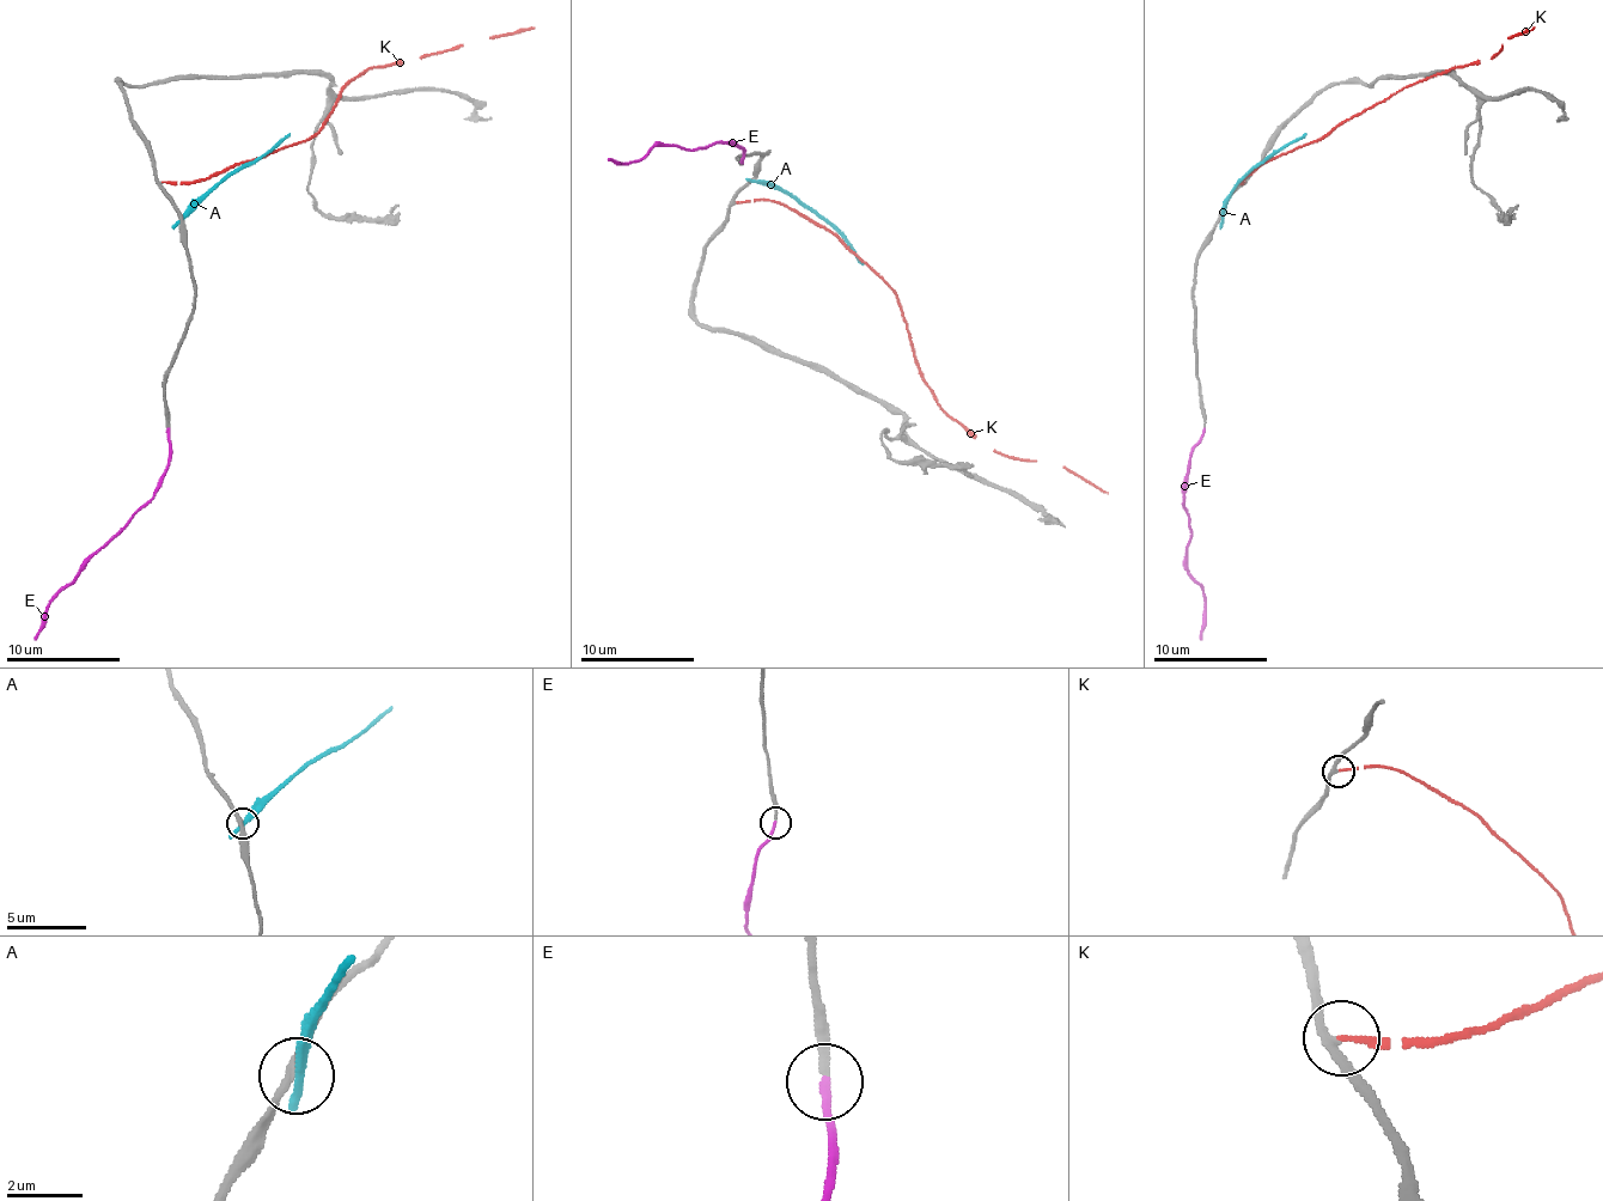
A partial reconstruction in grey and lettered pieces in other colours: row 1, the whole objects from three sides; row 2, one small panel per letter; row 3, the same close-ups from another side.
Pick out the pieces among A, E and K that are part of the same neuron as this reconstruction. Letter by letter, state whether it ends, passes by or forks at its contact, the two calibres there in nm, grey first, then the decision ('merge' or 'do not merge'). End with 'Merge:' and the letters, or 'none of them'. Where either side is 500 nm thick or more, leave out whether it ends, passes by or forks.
A: it ends; calibres 240 and 360 nm; do not merge
E: it ends; calibres 200 and 200 nm; merge
K: it ends; calibres 200 and 150 nm; do not merge
Merge: E

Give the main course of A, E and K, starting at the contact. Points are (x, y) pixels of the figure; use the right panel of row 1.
A: (1220, 218), (1226, 197), (1253, 170), (1306, 132)
E: (1204, 430), (1183, 493), (1189, 522), (1187, 573), (1201, 587), (1204, 602), (1201, 639)
K: (1244, 181), (1272, 158), (1321, 141), (1341, 123), (1442, 72), (1495, 55), (1507, 37), (1536, 26)

